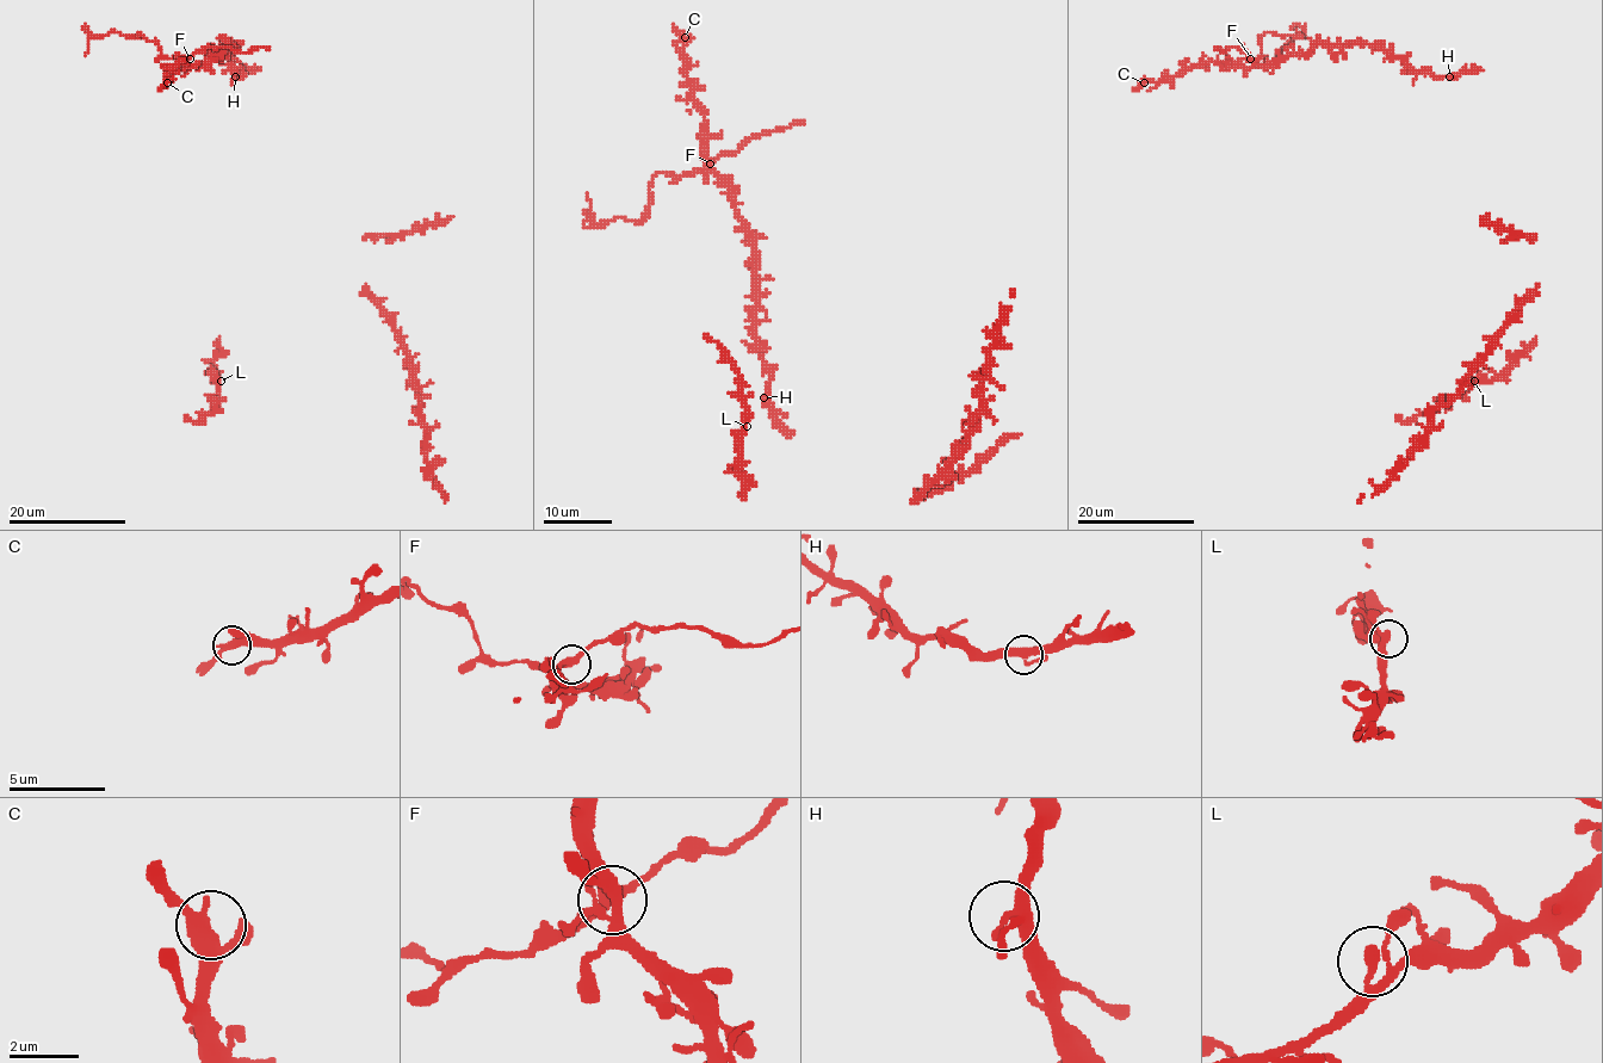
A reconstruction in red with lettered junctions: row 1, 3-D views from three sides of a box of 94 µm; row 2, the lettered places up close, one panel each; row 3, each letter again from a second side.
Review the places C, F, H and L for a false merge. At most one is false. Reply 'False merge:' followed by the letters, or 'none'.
False merge: F

